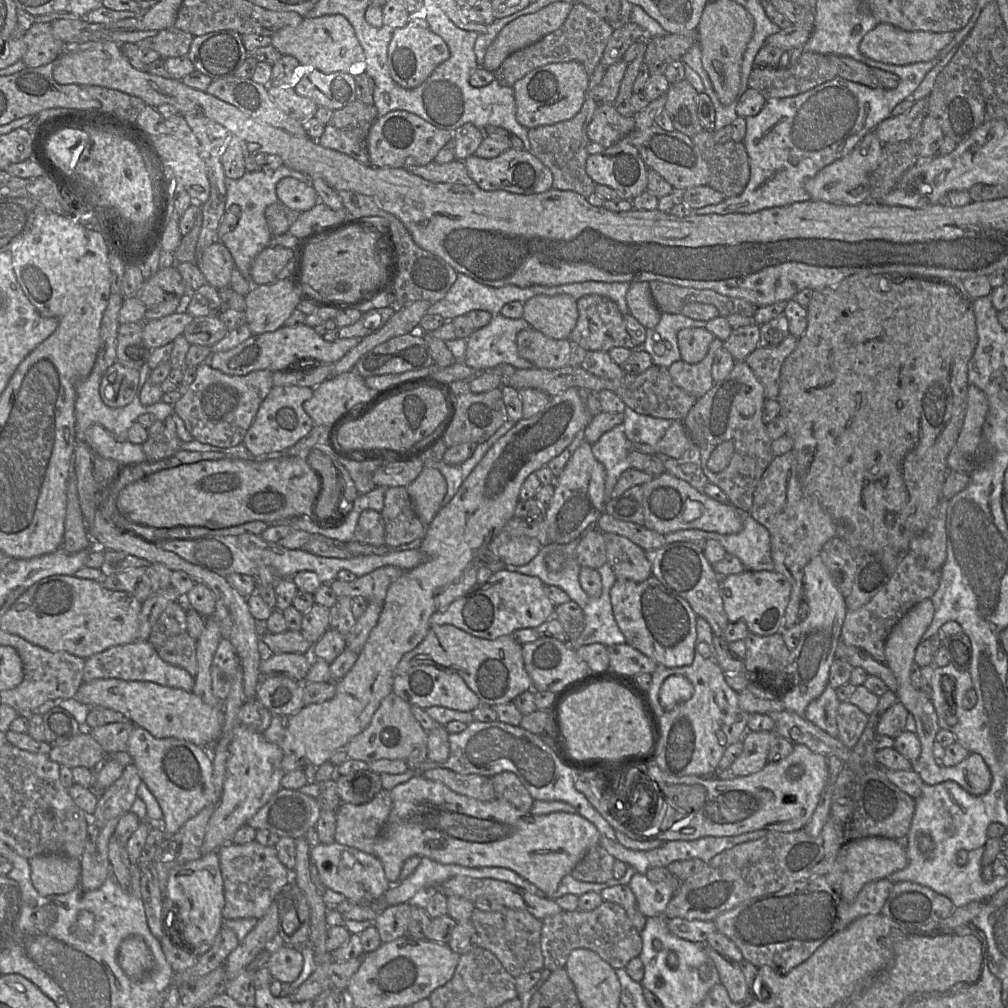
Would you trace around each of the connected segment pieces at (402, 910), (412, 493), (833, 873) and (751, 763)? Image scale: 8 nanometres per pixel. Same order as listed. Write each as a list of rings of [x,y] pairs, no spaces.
[[[402,903],[383,909],[373,922],[382,943],[407,935],[413,903]]]
[[[426,465],[407,487],[413,509],[427,527],[442,507],[447,493],[447,482],[434,465]]]
[[[868,837],[842,845],[834,863],[825,874],[825,879],[846,903],[852,903],[866,884],[885,879],[892,873],[904,869],[907,864],[907,852],[903,841]]]
[[[746,731],[741,739],[743,750],[740,756],[728,769],[717,771],[714,776],[721,780],[731,780],[748,776],[762,770],[767,761],[767,755],[776,736],[775,731]]]

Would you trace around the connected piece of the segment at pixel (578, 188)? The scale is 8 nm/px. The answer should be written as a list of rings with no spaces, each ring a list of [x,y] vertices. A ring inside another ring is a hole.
[[[599,63],[594,72],[589,75],[589,84],[585,93],[585,100],[580,111],[570,120],[554,125],[538,126],[528,130],[530,143],[529,153],[541,161],[552,173],[552,188],[573,191],[585,198],[593,194],[596,183],[586,173],[586,161],[589,156],[586,146],[590,143],[587,129],[592,121],[598,104],[592,99],[591,91],[601,84],[605,67]]]

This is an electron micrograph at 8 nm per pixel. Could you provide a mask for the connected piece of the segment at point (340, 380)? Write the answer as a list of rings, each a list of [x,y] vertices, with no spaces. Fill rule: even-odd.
[[[355,371],[334,375],[313,388],[313,395],[303,403],[303,408],[313,420],[313,425],[328,426],[328,431],[352,409],[368,403],[375,389],[365,384],[365,378]]]

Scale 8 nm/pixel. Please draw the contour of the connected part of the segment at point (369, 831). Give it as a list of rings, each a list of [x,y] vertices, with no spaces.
[[[384,788],[365,804],[341,802],[335,810],[335,842],[374,855],[374,844],[384,829],[391,807],[391,792]]]

